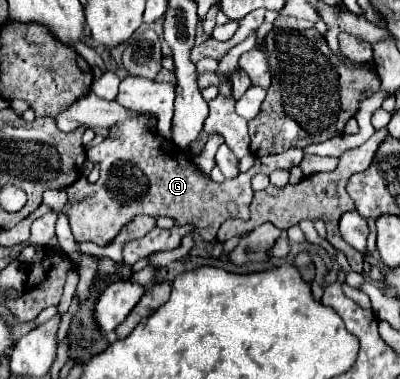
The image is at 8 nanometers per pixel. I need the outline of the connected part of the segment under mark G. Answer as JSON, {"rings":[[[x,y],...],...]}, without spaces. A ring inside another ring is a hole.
{"rings":[[[133,116],[109,128],[109,136],[89,150],[89,156],[99,162],[99,180],[95,184],[73,182],[73,186],[67,186],[65,206],[57,212],[49,212],[37,218],[31,224],[31,246],[47,246],[47,242],[55,236],[55,222],[61,214],[69,216],[69,226],[77,242],[95,242],[99,246],[107,246],[119,234],[119,230],[139,214],[153,218],[169,216],[175,220],[175,226],[191,224],[195,232],[211,242],[215,240],[217,230],[225,220],[249,220],[251,176],[255,172],[275,168],[287,170],[297,166],[303,158],[301,148],[263,156],[255,160],[255,166],[249,172],[241,172],[237,178],[217,184],[209,176],[201,174],[201,170],[197,170],[195,162],[191,162],[185,150],[173,146],[173,142],[163,138],[157,128],[149,128],[147,122],[147,116]]]}

